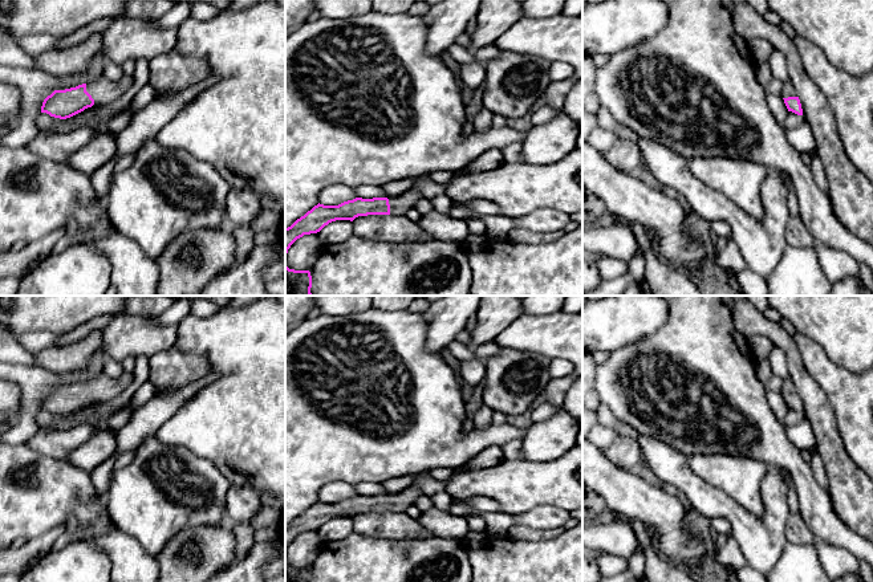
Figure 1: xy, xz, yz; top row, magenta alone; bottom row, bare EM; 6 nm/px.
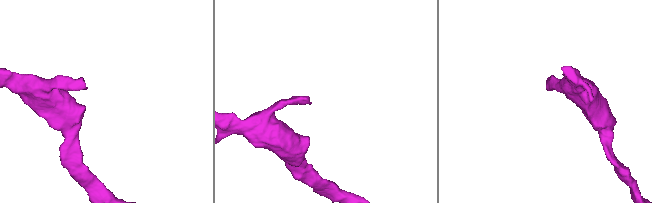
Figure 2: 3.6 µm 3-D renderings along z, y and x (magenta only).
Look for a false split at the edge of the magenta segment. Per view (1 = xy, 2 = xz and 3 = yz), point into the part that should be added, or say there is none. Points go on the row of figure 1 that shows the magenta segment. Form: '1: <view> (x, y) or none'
1: xy (104, 92)
2: xz (400, 204)
3: yz (788, 89)

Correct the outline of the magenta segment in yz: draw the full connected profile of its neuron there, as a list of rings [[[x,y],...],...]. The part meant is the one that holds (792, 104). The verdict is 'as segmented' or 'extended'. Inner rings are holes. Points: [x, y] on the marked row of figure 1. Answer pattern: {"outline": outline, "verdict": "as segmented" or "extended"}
{"outline": [[[789,80],[783,82],[781,94],[788,111],[803,115],[803,109],[799,97],[796,95],[795,86]]], "verdict": "extended"}

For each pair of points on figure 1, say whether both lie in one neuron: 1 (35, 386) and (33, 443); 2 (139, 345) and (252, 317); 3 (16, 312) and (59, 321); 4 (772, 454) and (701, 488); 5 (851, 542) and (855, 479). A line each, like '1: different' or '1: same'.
1: different
2: different
3: same
4: different
5: different

